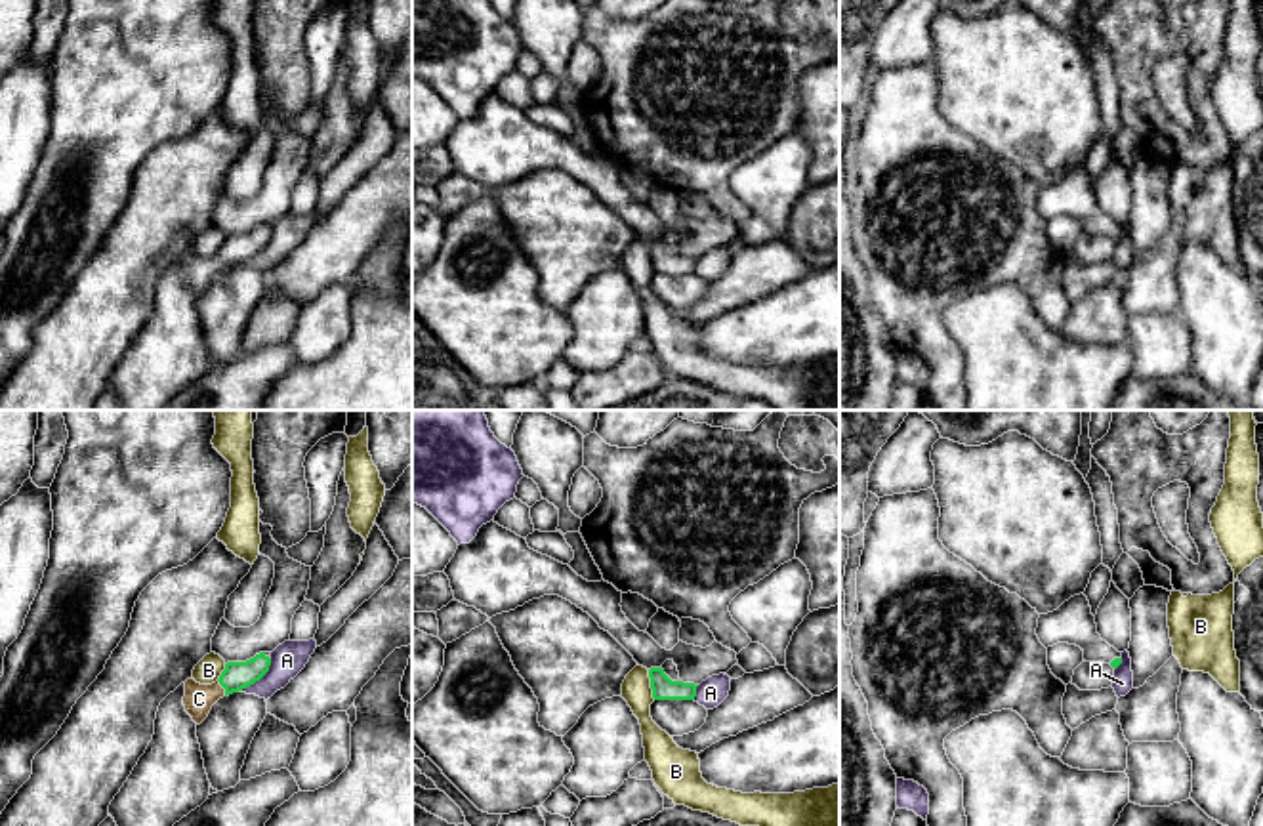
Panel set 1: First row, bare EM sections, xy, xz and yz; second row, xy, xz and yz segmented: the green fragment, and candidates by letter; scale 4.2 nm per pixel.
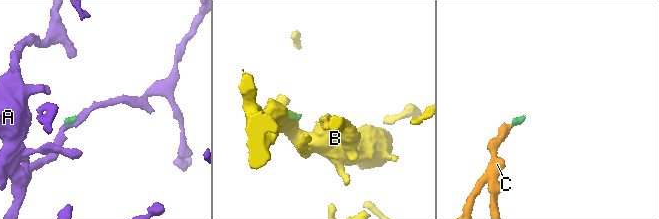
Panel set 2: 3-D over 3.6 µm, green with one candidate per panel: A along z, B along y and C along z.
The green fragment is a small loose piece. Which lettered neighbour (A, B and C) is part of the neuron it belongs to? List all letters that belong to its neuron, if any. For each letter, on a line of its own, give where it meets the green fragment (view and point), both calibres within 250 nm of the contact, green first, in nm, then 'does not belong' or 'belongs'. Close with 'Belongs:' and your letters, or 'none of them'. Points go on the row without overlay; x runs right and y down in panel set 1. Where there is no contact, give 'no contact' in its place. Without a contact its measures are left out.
A: contact xy (258, 252); calibres 120 and 140 nm; does not belong
B: contact xz (651, 258); calibres 100 and 130 nm; does not belong
C: contact xy (222, 258); calibres 120 and 130 nm; belongs
Belongs: C

